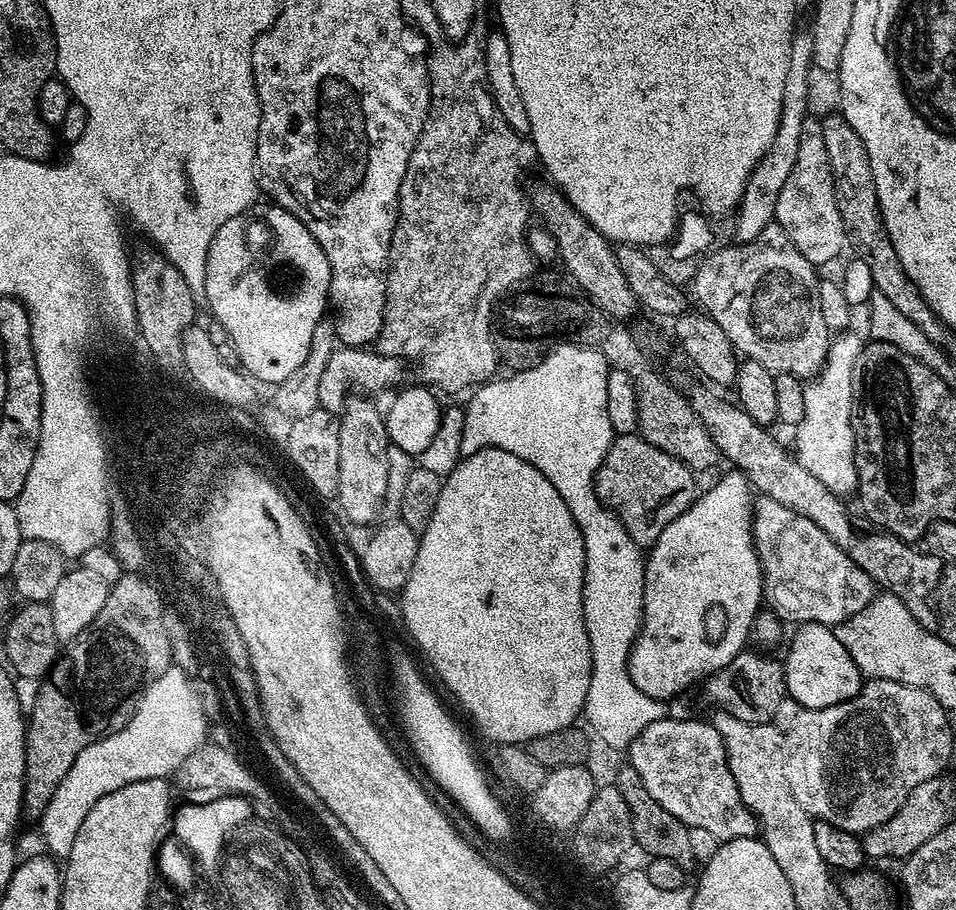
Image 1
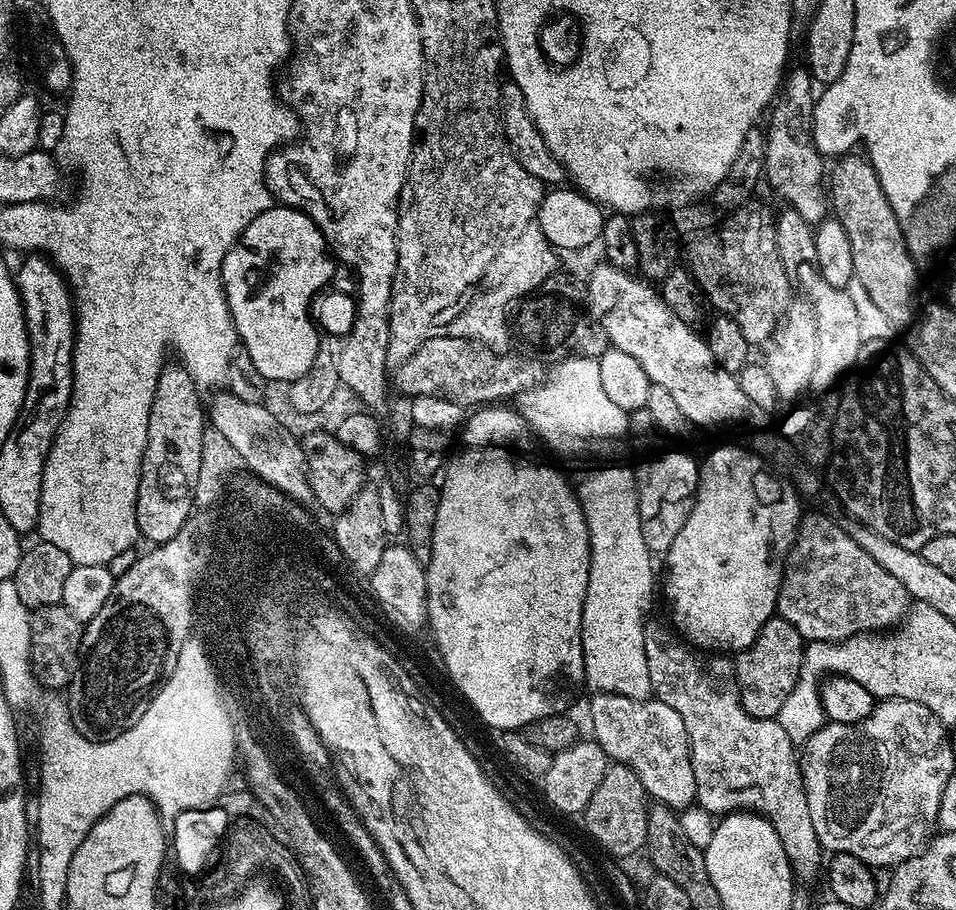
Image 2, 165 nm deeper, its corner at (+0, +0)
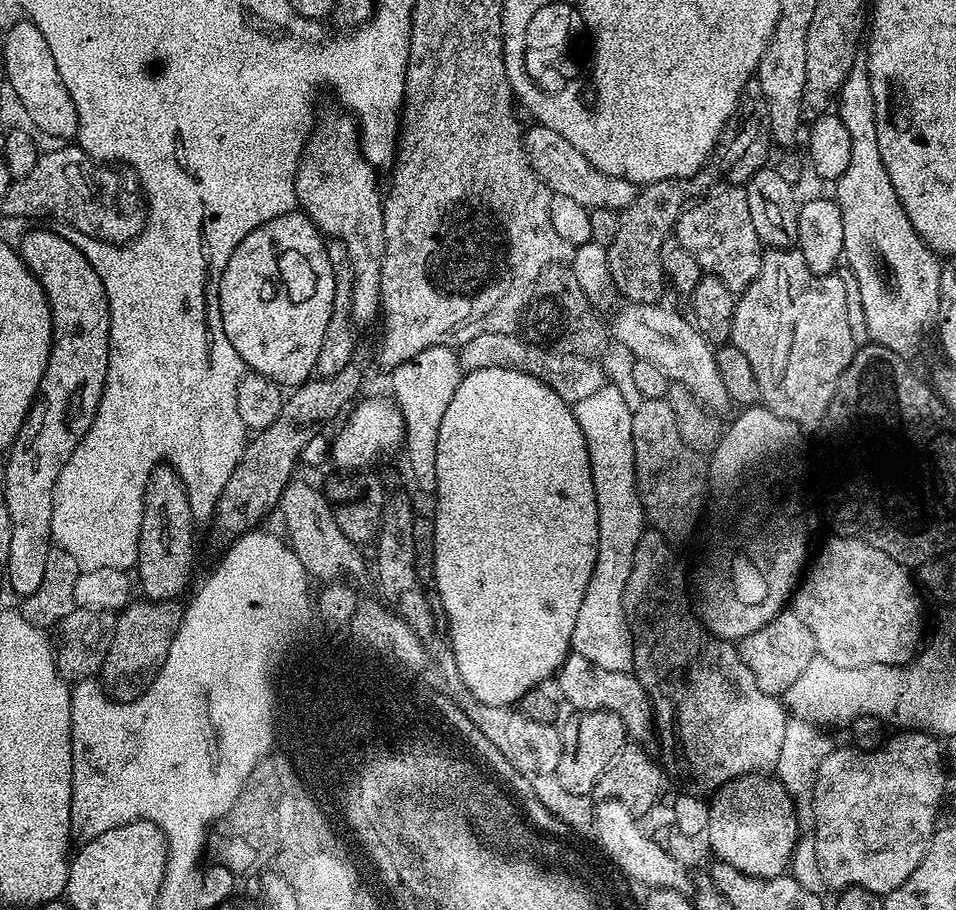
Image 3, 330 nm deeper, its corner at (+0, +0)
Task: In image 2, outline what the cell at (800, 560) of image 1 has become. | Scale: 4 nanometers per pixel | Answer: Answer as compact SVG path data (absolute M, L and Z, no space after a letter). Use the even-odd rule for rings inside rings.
M805 515L801 519L800 528L796 532L796 540L792 544L792 549L788 551L788 560L784 563L784 580L780 583L780 597L776 599L776 612L786 622L790 622L790 626L794 626L794 630L798 630L798 634L802 634L805 641L834 642L835 640L848 640L852 636L876 634L881 630L892 630L907 617L909 607L910 597L906 586L902 586L902 582L898 582L898 578L886 574L886 570L882 570L882 566L878 566L878 562L874 562L874 558L870 558L870 554L866 554L866 550L862 550L862 546L858 546L858 542L854 542L854 538L848 533L847 527L841 526L839 528L828 516Z

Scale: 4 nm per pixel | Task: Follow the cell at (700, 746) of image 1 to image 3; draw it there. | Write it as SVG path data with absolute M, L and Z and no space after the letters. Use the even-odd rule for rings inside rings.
M569 654L554 677L555 691L559 699L576 712L609 712L619 718L625 733L636 740L648 740L654 736L654 717L648 695L631 671L602 670L586 662L586 658Z

